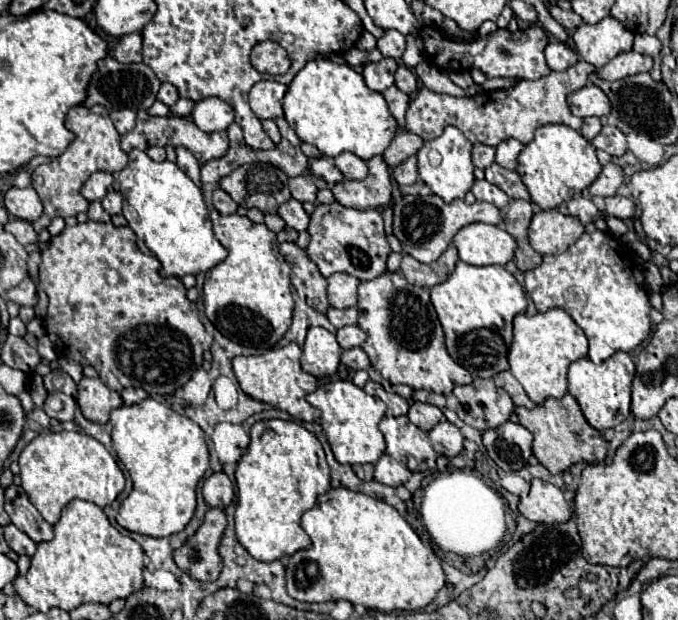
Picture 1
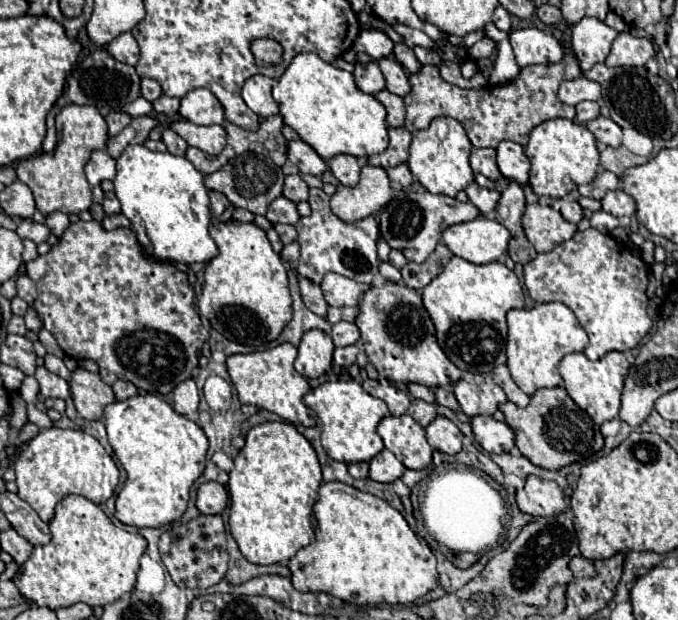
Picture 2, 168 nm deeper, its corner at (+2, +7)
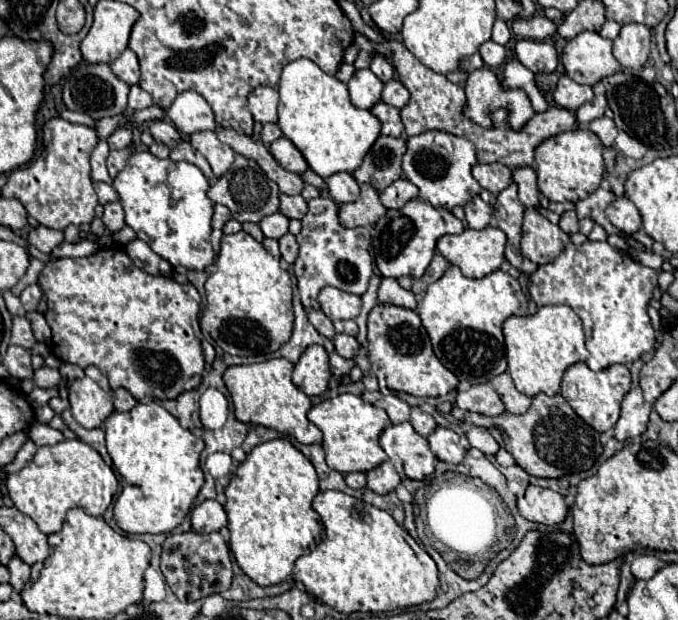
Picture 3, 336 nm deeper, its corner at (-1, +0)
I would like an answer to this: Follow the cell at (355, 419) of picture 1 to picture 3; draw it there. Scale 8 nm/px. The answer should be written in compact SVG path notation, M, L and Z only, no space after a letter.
M341 394L337 398L323 400L307 412L307 418L323 432L323 450L329 468L341 474L369 472L387 460L387 454L379 446L379 436L391 422L381 408L363 402L359 396Z

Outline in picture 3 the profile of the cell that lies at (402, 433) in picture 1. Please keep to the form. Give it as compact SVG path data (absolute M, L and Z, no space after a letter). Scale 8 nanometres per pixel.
M403 422L403 424L391 424L383 430L381 438L379 438L379 444L381 448L385 450L385 454L389 456L389 462L399 470L399 466L403 468L403 474L411 480L425 480L427 476L433 474L433 468L435 468L435 456L433 452L429 450L429 444L427 444L427 438L419 436L413 426L409 422Z

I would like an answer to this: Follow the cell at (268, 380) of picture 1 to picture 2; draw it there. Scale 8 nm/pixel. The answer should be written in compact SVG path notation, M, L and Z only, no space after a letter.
M282 343L282 345L278 345L274 349L266 349L266 351L230 355L226 365L228 365L228 375L236 387L238 399L242 403L250 403L250 405L268 409L268 411L280 415L282 419L290 421L292 425L314 427L318 423L318 415L304 403L304 395L310 391L310 385L308 385L306 377L302 377L294 369L294 359L296 359L296 347L292 343Z

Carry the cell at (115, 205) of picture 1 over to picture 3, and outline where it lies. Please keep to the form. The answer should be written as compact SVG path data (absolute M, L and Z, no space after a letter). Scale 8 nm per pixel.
M111 202L105 204L105 214L103 214L103 224L107 226L109 232L119 232L125 226L125 214L123 214L123 206L119 202Z

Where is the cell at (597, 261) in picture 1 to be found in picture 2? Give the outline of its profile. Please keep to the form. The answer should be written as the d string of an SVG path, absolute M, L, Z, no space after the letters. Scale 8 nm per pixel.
M592 227L578 231L550 253L538 253L534 261L524 265L524 283L534 301L560 301L574 311L590 337L584 353L592 361L610 351L634 349L652 327L646 315L648 265L622 249L610 235Z

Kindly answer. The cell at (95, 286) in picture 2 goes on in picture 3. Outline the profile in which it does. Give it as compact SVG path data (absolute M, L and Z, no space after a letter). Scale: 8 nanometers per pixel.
M103 248L89 258L59 258L55 262L47 262L39 274L39 286L47 296L45 320L53 332L53 356L57 356L61 362L71 362L81 368L97 366L101 370L101 374L105 374L109 378L109 384L113 390L117 390L121 386L121 388L129 390L133 394L133 398L137 398L137 400L147 400L147 398L169 400L169 398L177 398L185 390L195 390L201 384L201 372L205 366L205 358L203 358L203 350L201 350L203 334L199 330L199 294L193 284L177 284L173 278L167 278L167 276L151 276L151 274L139 270L123 250Z

